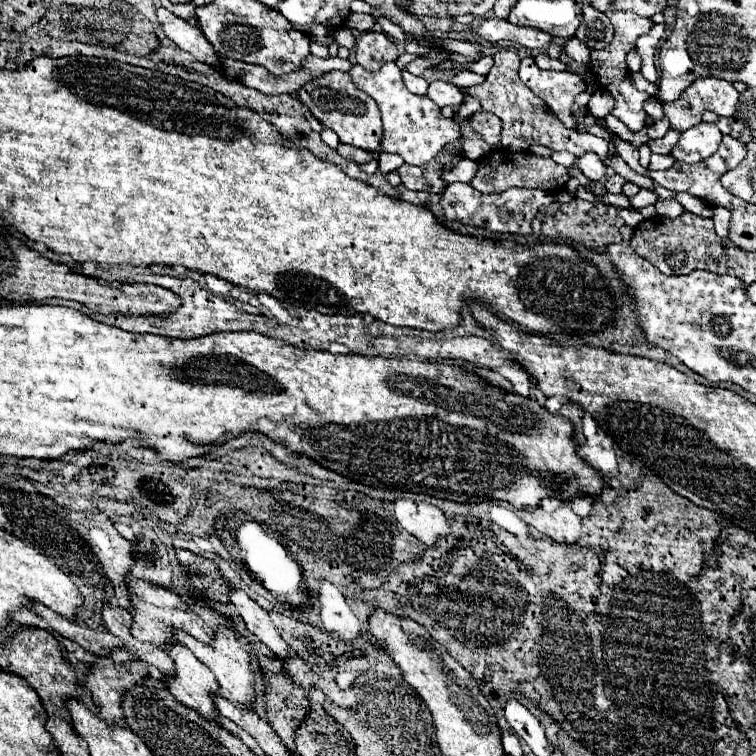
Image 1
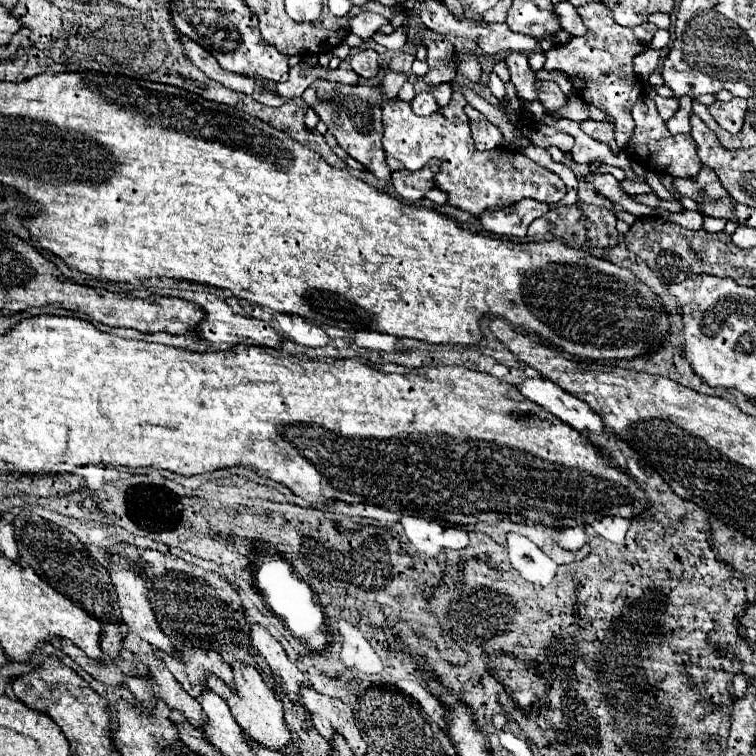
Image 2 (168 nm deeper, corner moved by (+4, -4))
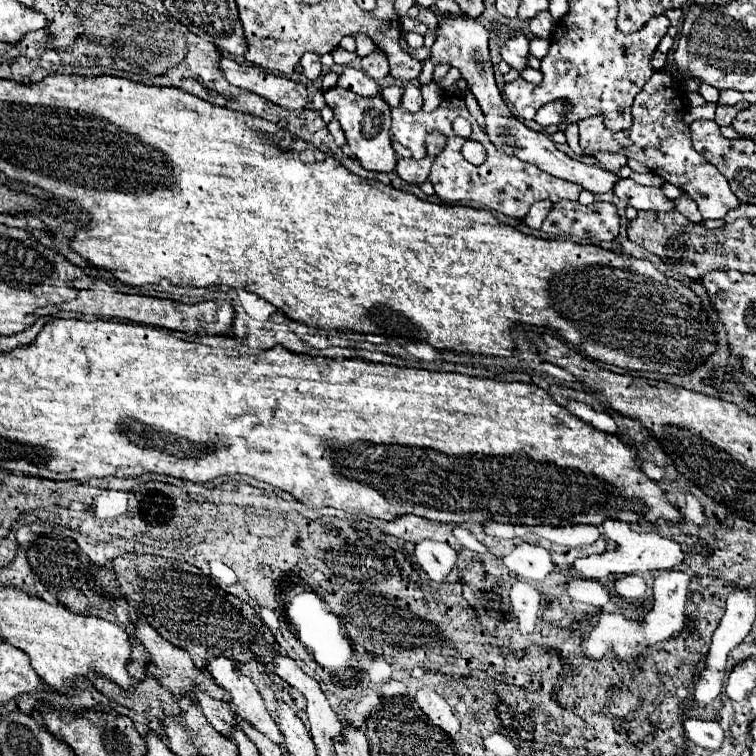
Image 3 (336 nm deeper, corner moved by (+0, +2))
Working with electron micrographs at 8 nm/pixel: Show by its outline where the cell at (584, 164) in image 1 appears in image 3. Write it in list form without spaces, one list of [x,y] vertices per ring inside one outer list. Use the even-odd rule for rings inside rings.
[[[621,178],[615,188],[613,188],[615,196],[621,198],[623,202],[627,202],[629,206],[637,208],[637,210],[655,210],[655,212],[665,212],[673,208],[673,202],[659,190],[653,186],[641,186],[637,182],[633,182],[631,178]]]

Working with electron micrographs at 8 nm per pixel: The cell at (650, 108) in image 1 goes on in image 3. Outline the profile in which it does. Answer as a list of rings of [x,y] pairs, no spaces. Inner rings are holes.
[[[655,72],[633,102],[633,126],[629,130],[611,132],[605,128],[602,115],[593,116],[579,122],[579,142],[587,154],[591,154],[593,150],[621,152],[627,158],[639,160],[663,180],[691,194],[703,218],[723,218],[729,210],[739,208],[741,202],[731,192],[727,178],[723,174],[717,174],[717,168],[711,162],[705,162],[705,158],[701,158],[701,154],[693,150],[689,128],[683,124],[683,114],[687,112],[685,104],[687,96],[683,84],[663,72]]]

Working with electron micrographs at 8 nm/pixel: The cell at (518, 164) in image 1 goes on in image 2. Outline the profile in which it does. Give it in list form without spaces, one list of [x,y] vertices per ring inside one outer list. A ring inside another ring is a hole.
[[[393,98],[383,106],[383,126],[385,152],[401,160],[407,170],[419,170],[431,158],[439,158],[441,170],[435,176],[435,186],[449,196],[449,206],[465,210],[473,216],[479,216],[485,210],[507,208],[523,198],[557,204],[567,194],[559,176],[541,168],[521,152],[511,152],[509,148],[493,148],[485,152],[475,150],[469,124],[451,124],[441,112],[433,112],[429,118],[417,116],[413,114],[409,102]]]

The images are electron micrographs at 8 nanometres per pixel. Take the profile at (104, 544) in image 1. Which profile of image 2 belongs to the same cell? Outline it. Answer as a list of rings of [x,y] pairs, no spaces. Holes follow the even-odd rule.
[[[111,556],[111,580],[117,588],[117,594],[119,594],[119,606],[121,606],[121,624],[119,624],[119,630],[123,636],[129,636],[129,634],[137,634],[139,638],[143,638],[145,642],[149,642],[153,648],[157,650],[163,650],[163,652],[169,652],[171,656],[177,656],[177,648],[173,646],[173,642],[169,640],[169,636],[165,636],[161,632],[161,628],[157,626],[157,620],[153,616],[153,608],[151,608],[151,602],[147,598],[147,588],[145,588],[145,580],[141,578],[139,572],[133,572],[131,570],[131,564],[121,558],[121,556]]]

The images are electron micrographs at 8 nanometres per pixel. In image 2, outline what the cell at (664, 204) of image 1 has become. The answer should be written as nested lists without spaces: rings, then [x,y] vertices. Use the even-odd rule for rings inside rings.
[[[657,208],[655,212],[657,212],[659,216],[671,220],[671,222],[677,222],[679,226],[683,226],[683,228],[687,228],[687,230],[701,230],[701,228],[703,228],[703,216],[701,216],[699,212],[685,210],[685,212],[681,212],[681,214],[669,214],[669,212],[661,210],[661,208]]]

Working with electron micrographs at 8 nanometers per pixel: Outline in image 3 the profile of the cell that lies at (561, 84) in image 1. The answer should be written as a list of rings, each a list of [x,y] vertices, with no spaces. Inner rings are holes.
[[[515,34],[501,46],[501,56],[513,70],[523,72],[529,58],[529,40],[523,34]]]

